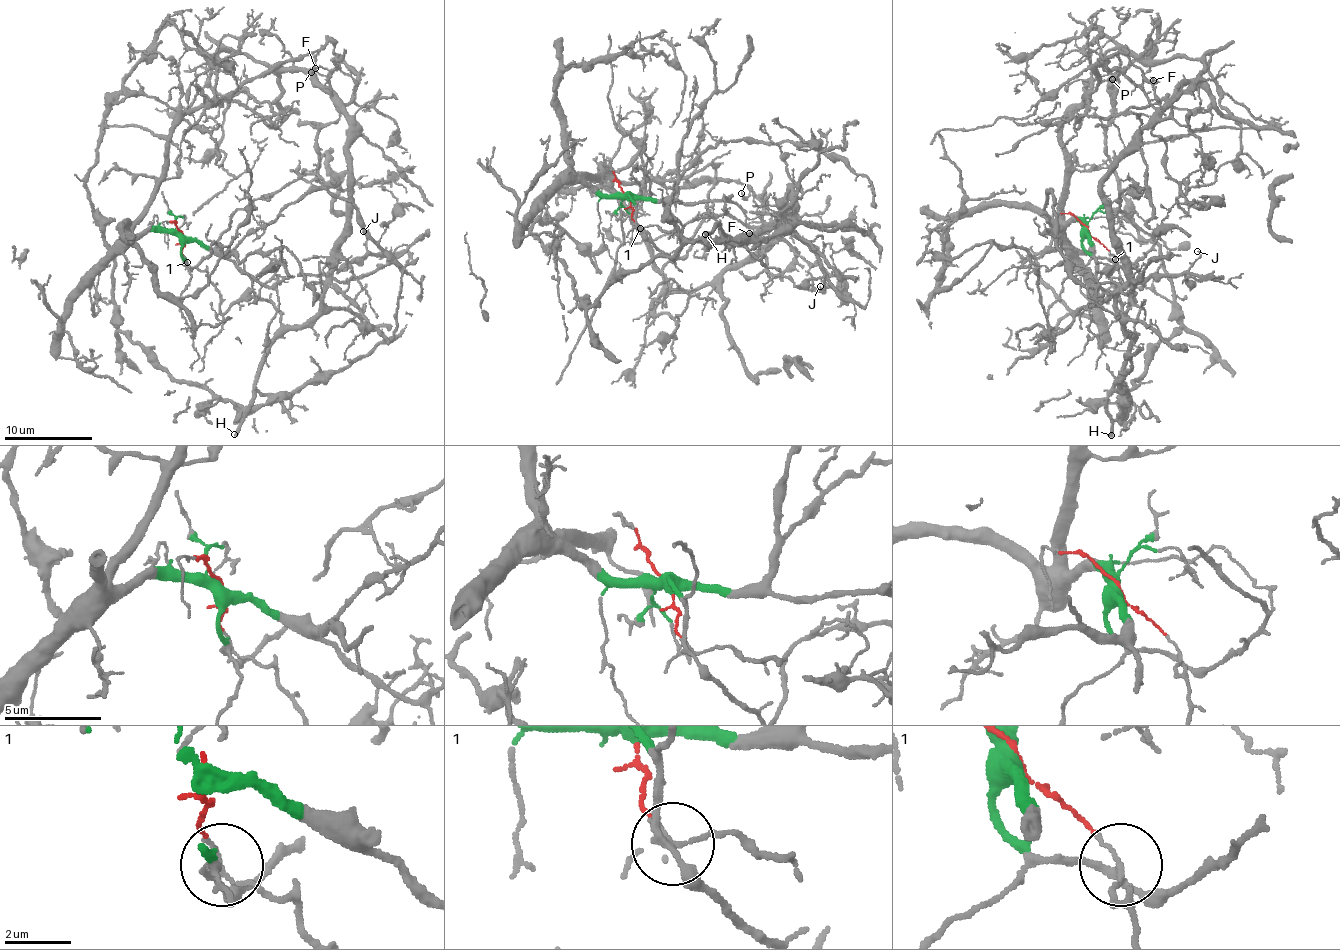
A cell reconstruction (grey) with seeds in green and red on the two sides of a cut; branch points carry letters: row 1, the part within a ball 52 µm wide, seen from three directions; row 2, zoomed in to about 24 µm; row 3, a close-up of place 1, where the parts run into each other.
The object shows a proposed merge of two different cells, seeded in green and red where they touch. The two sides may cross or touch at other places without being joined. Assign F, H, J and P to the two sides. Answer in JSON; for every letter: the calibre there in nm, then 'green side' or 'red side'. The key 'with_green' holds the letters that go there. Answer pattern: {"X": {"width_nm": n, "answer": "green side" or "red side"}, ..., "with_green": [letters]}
{"F": {"width_nm": 140, "answer": "green side"}, "H": {"width_nm": 360, "answer": "red side"}, "J": {"width_nm": 110, "answer": "red side"}, "P": {"width_nm": 180, "answer": "green side"}, "with_green": ["F", "P"]}

